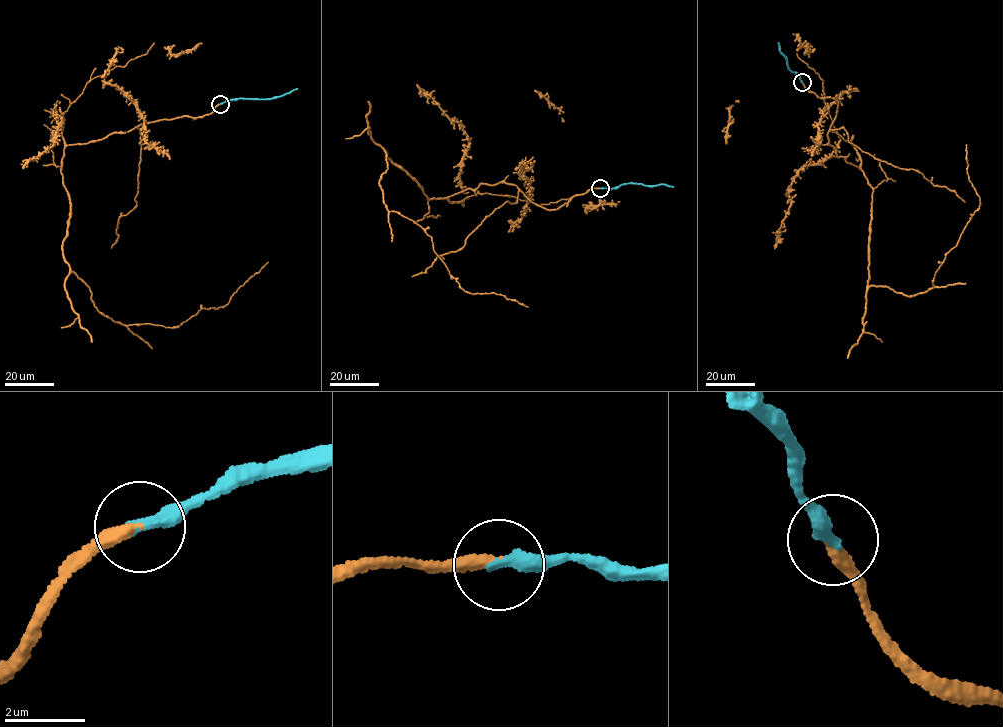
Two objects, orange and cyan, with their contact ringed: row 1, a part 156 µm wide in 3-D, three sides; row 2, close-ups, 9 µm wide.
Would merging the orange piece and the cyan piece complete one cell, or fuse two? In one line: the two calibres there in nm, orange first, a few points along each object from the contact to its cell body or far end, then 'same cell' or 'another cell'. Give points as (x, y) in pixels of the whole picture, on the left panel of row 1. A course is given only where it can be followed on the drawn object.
calibres 280 and 360 nm; course orange (220, 104), (196, 118), (65, 146), (64, 260), (115, 322), (171, 328), (224, 306), (268, 262); course cyan (220, 104), (241, 98), (272, 97), (297, 89); same cell

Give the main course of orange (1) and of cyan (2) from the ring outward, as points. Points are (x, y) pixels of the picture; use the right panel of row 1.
1: (802, 82), (838, 102), (829, 145), (873, 190), (868, 286), (908, 296), (934, 286), (980, 204), (966, 144)
2: (802, 82), (800, 77), (788, 67), (778, 43)

